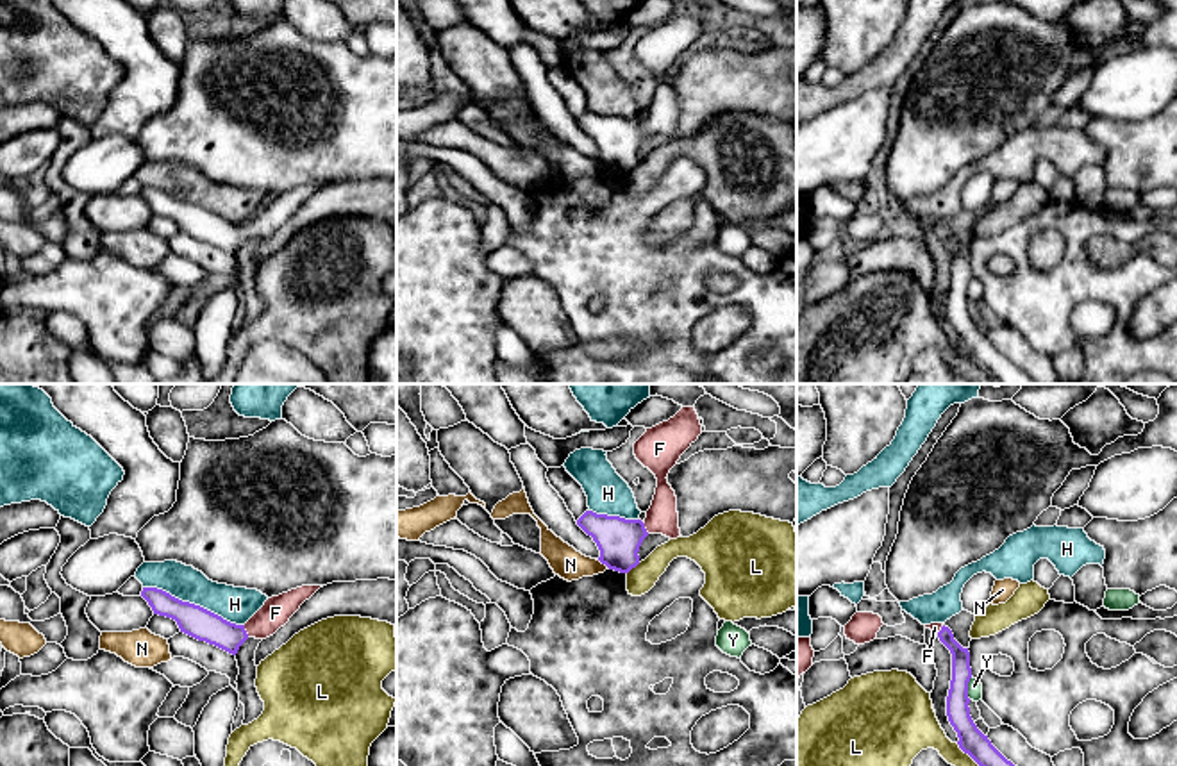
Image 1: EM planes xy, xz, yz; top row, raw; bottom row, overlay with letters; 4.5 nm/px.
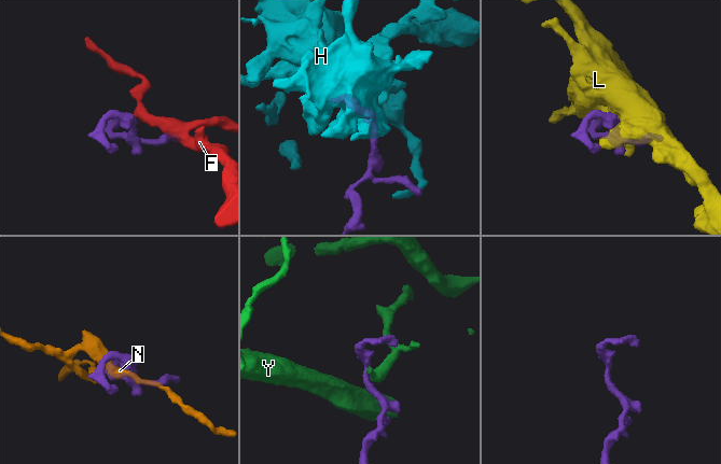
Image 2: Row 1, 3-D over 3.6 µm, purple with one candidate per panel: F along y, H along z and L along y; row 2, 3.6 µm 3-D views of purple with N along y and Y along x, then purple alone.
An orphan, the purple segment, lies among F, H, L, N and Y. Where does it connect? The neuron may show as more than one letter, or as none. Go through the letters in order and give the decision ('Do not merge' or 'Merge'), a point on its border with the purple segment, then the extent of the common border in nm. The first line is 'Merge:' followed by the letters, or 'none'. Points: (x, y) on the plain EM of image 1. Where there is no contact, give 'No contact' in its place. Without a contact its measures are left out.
Merge: F
F: Merge. Touches purple at xy (245, 231). Shared border 60 nm
H: Do not merge. Touches purple at xy (193, 204). Shared border 480 nm
L: Do not merge. Touches purple at xz (633, 166). Shared border 80 nm
N: Do not merge. Touches purple at xz (604, 163). Shared border 60 nm
Y: Do not merge. Touches purple at yz (967, 288). Shared border 110 nm

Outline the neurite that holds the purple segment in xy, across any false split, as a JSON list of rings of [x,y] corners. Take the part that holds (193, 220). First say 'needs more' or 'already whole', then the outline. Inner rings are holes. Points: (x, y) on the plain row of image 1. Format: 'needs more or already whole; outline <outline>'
needs more; outline [[[302,186],[271,196],[245,225],[230,223],[157,187],[143,187],[141,196],[154,214],[175,220],[180,232],[236,255],[248,237],[266,239],[273,236],[320,187],[323,186]]]

